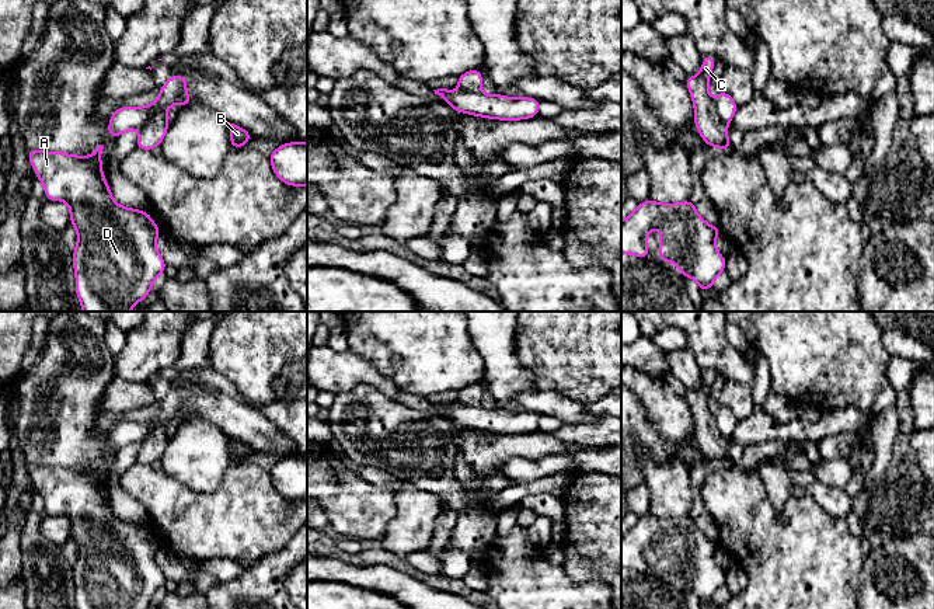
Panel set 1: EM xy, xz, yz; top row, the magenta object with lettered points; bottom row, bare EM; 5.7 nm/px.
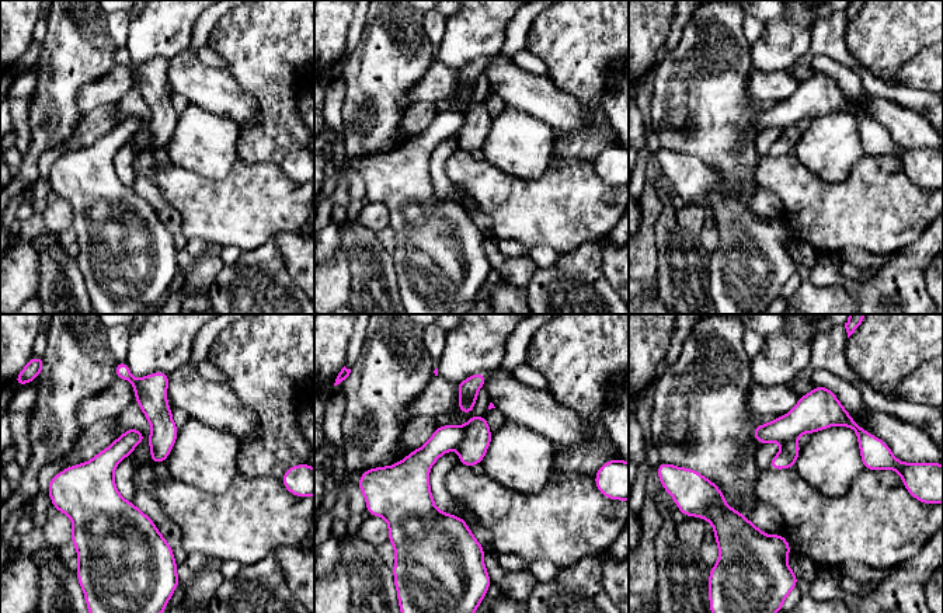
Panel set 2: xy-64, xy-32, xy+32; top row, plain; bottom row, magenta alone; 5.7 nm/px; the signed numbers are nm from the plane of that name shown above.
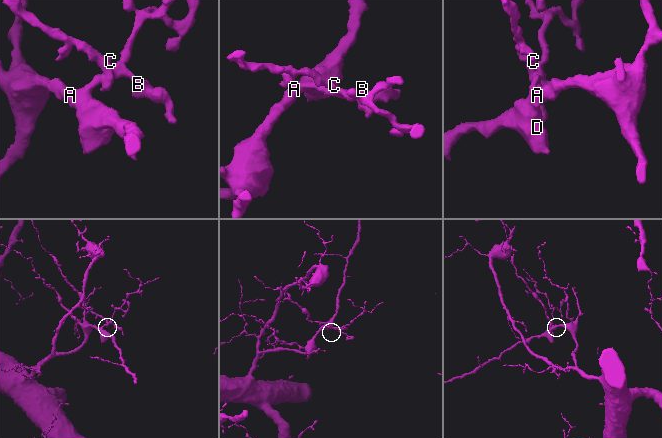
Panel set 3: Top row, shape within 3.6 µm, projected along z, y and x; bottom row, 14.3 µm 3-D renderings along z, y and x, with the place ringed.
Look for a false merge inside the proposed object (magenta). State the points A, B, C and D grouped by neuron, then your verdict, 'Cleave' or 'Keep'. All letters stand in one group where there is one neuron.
Groups: A B D / C. Cleave

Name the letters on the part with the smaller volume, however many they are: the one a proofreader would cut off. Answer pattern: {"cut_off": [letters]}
{"cut_off": ["C"]}

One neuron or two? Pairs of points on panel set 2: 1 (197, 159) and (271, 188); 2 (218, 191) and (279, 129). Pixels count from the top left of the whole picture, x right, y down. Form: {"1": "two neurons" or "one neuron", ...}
{"1": "two neurons", "2": "two neurons"}

